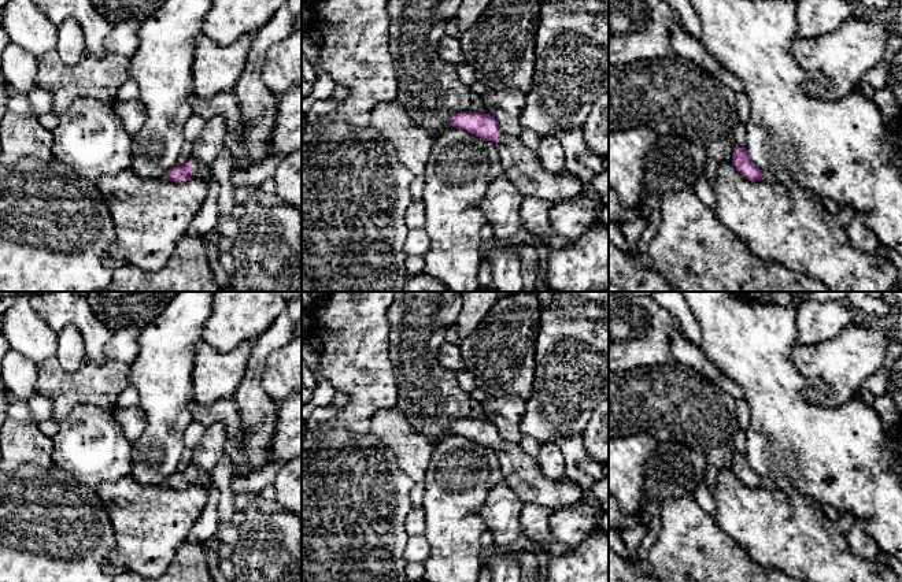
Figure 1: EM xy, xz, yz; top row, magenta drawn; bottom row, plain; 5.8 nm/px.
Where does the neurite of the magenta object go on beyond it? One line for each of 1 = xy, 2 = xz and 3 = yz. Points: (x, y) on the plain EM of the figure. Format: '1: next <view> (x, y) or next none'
1: next xy (196, 474)
2: next xz (521, 473)
3: next none

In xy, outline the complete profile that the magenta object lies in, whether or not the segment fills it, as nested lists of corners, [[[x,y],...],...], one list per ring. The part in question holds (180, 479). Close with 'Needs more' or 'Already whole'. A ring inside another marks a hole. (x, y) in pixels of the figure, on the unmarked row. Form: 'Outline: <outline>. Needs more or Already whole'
Outline: [[[189,466],[185,471],[177,470],[166,481],[166,486],[173,488],[175,490],[184,490],[191,483],[199,483],[207,490],[210,490],[214,485],[211,475],[207,475],[199,467],[195,466]]]. Needs more

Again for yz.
Outline: [[[736,452],[733,455],[732,471],[736,477],[748,488],[761,488],[762,479],[759,474],[757,474],[747,461],[747,456],[744,453]]]. Already whole

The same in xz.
Outline: [[[458,419],[450,425],[450,431],[485,449],[495,449],[504,482],[524,504],[535,504],[554,512],[583,501],[583,490],[574,479],[566,475],[559,479],[546,477],[537,461],[526,455],[518,442],[509,442],[499,435],[492,422]]]. Needs more

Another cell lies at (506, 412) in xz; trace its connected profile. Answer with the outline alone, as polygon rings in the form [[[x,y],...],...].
[[[514,394],[488,397],[484,403],[485,416],[492,422],[500,438],[509,442],[520,442],[524,437],[520,423],[526,409],[526,401]]]

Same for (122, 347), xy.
[[[127,327],[112,333],[104,346],[106,357],[114,362],[130,364],[138,355],[140,346],[137,342],[138,330]]]

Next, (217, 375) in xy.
[[[200,341],[196,345],[192,371],[195,401],[207,407],[221,398],[233,397],[244,378],[251,352],[251,341],[244,341],[226,353]]]

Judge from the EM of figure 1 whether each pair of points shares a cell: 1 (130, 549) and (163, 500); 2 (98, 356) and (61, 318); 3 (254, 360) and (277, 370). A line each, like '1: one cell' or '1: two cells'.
1: one cell
2: one cell
3: two cells

